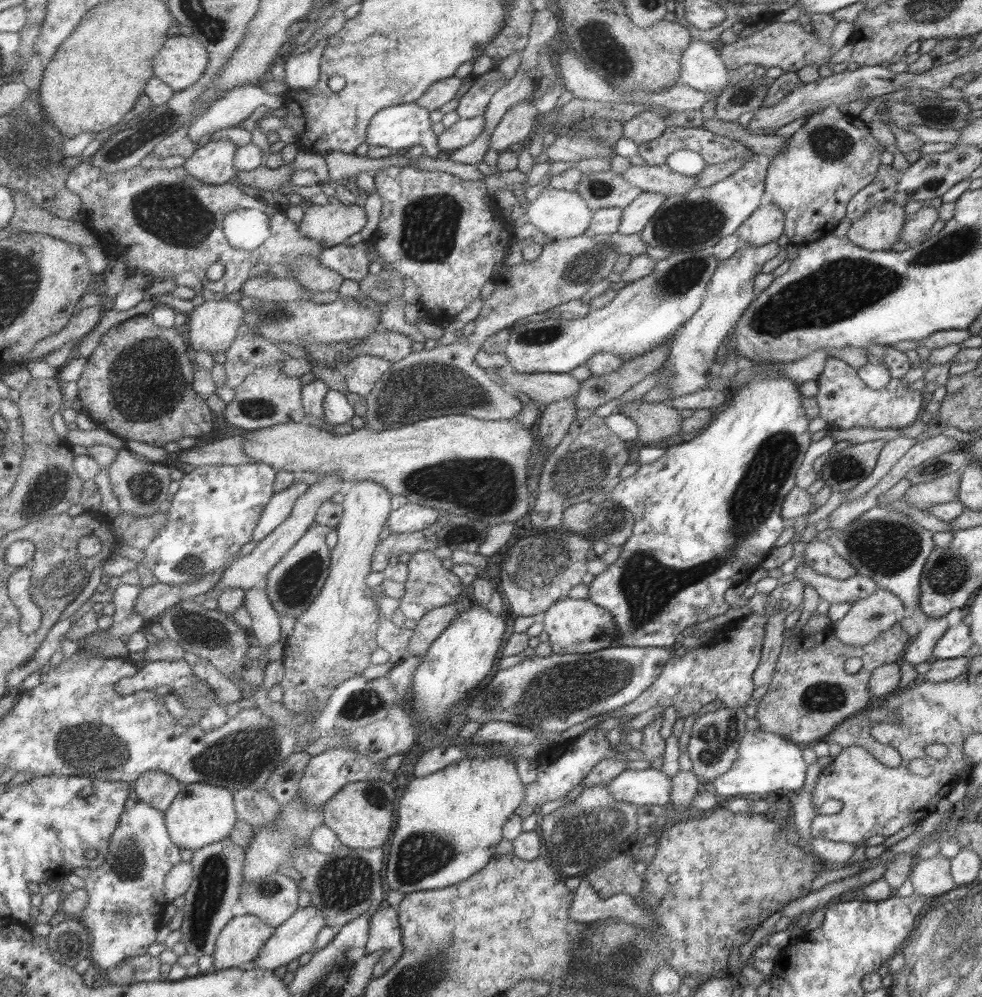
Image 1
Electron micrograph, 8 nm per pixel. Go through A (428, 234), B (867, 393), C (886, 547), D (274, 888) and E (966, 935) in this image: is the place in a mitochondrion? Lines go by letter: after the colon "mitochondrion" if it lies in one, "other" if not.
A: mitochondrion
B: other
C: mitochondrion
D: mitochondrion
E: mitochondrion

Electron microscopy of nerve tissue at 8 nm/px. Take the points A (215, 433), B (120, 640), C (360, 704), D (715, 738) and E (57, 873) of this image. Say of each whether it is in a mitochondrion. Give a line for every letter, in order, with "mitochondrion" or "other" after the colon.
A: other
B: other
C: mitochondrion
D: mitochondrion
E: other

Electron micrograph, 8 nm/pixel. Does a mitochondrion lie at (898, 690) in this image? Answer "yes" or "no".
no

